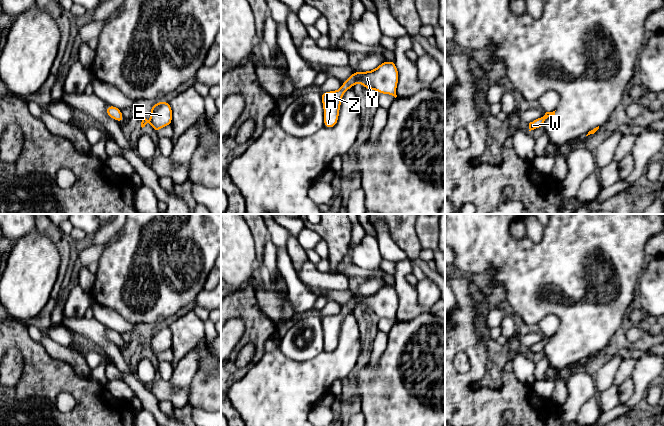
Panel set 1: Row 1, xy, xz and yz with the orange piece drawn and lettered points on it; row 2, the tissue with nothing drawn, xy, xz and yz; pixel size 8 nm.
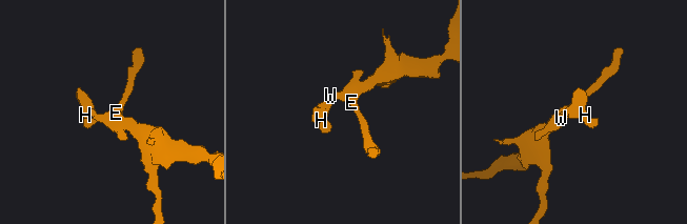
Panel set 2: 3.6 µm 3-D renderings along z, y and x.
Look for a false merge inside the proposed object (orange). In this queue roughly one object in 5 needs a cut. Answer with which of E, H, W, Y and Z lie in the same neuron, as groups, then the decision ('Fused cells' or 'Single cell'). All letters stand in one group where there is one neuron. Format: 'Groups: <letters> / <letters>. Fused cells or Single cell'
Groups: E H W Y Z. Single cell

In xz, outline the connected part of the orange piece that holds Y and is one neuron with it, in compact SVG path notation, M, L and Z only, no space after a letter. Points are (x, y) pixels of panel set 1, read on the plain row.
M383 286L376 293L368 296L355 295L348 304L342 307L340 313L321 317L325 352L333 352L337 348L342 321L347 314L357 307L363 308L367 315L374 313L380 318L389 318L396 322L398 293L395 286Z

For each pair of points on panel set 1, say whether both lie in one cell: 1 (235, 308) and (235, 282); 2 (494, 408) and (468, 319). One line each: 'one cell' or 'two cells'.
1: two cells
2: one cell

